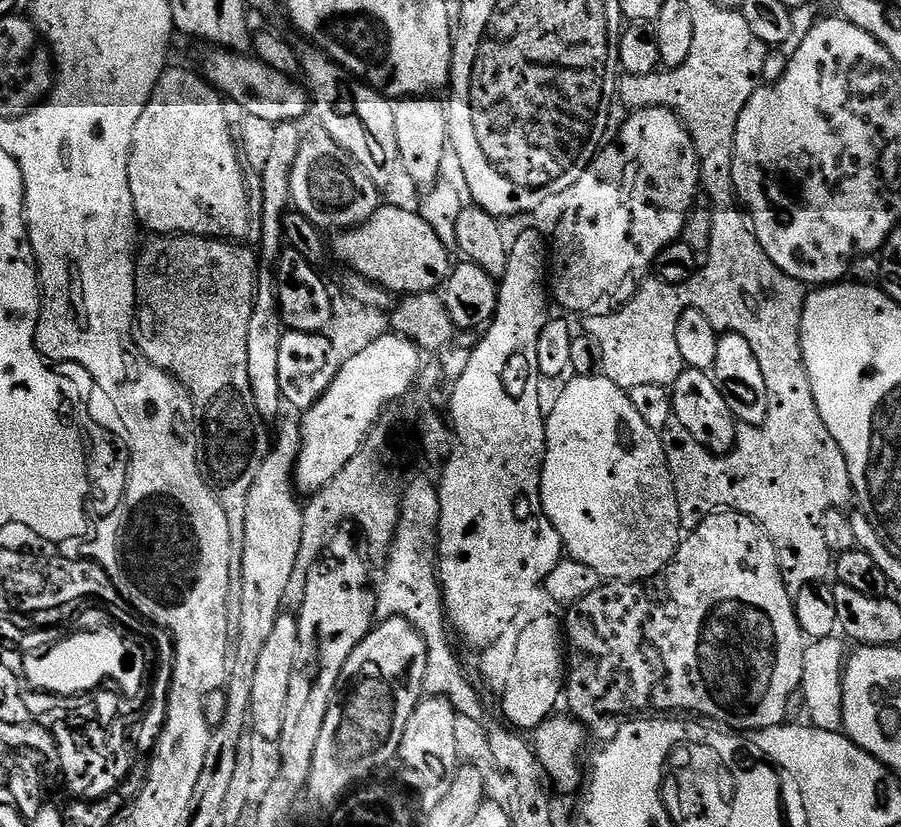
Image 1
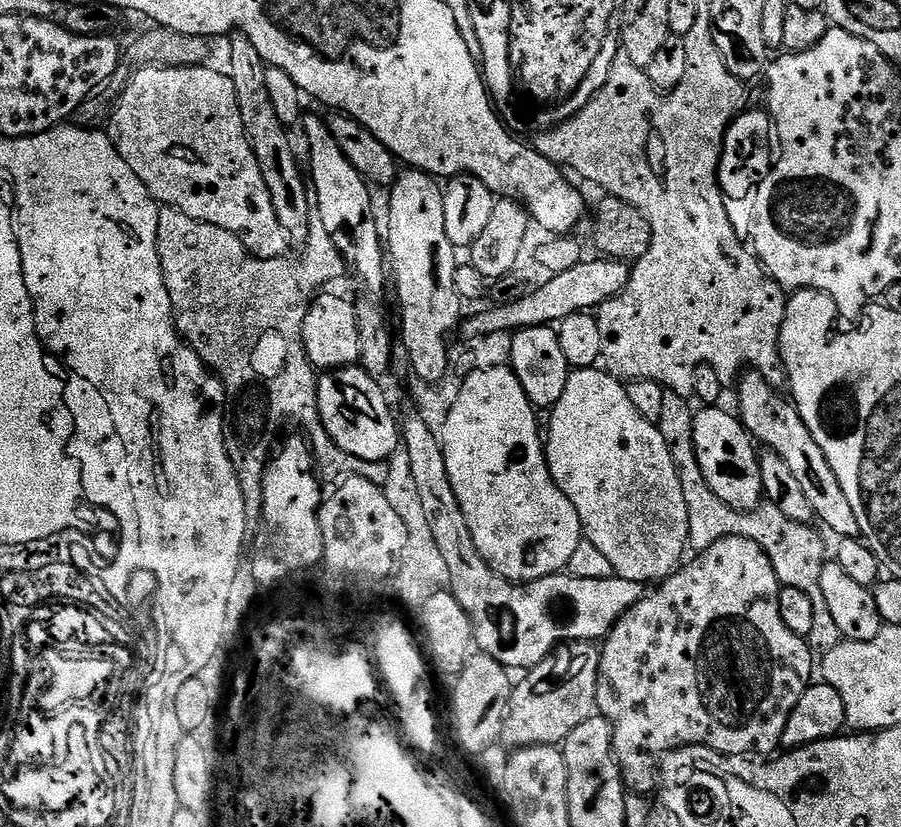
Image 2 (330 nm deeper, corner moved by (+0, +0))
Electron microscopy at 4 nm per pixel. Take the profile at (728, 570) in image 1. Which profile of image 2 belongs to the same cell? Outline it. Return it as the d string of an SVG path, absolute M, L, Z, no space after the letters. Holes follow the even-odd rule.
M730 536L714 542L714 546L710 546L705 552L693 555L691 558L692 561L689 559L668 579L659 581L658 586L645 594L633 608L626 610L626 614L618 618L618 622L604 637L600 648L596 712L610 722L612 750L617 764L620 765L625 785L633 793L651 793L652 756L672 752L675 748L686 747L687 749L689 746L712 748L716 752L721 752L723 756L775 753L781 747L780 739L786 730L786 722L794 706L798 706L798 698L802 698L802 694L814 680L812 676L814 653L809 648L805 637L794 634L794 630L786 630L786 622L782 622L782 614L778 610L778 598L782 585L780 579L774 574L774 566L770 558L764 553L762 546L758 546L758 542L750 538Z

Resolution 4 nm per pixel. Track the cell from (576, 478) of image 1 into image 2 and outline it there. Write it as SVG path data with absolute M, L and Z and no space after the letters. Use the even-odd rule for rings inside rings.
M596 366L569 371L566 390L562 390L562 398L550 409L549 416L552 417L548 428L546 424L548 469L558 490L578 510L583 539L598 546L617 576L645 586L668 579L685 559L688 515L682 482L659 427L638 414L630 403L627 387L617 377Z

